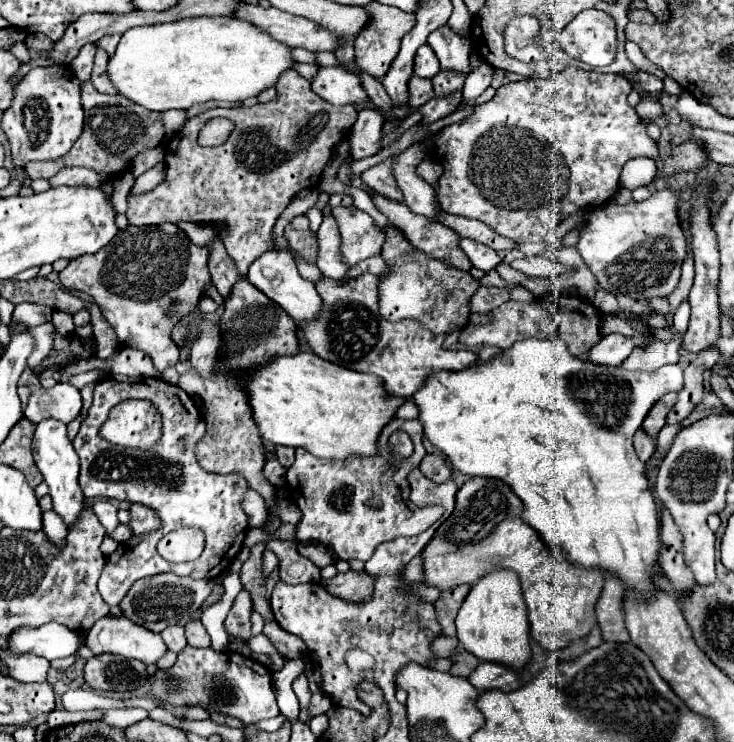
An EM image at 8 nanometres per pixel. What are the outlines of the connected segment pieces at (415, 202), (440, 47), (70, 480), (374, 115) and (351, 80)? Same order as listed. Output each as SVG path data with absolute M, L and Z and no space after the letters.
M421 142L413 144L405 152L401 152L393 164L393 174L397 186L405 196L405 204L415 212L423 214L437 222L437 204L435 204L435 188L417 176L415 168L425 158L425 146Z
M441 26L431 32L427 44L433 48L435 56L441 62L441 70L455 70L459 74L471 74L469 50L471 42L459 38L449 26Z
M59 420L39 422L35 430L35 438L33 438L33 456L35 456L37 468L41 470L49 486L49 494L53 498L53 510L63 518L67 528L71 528L79 520L85 508L85 494L81 492L81 486L79 486L79 456L67 438L67 426Z
M365 108L359 112L359 118L349 134L350 154L353 154L353 161L373 156L383 148L381 146L383 120L385 118L377 110Z
M319 68L315 80L311 82L311 88L315 94L319 94L321 98L335 106L343 104L355 106L369 102L369 96L361 86L359 76L343 68Z

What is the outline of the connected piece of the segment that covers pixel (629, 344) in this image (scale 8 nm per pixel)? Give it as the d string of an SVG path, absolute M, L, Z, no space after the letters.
M607 334L601 338L601 342L589 350L589 360L593 364L605 364L605 366L619 366L635 348L633 338L627 338L623 334Z

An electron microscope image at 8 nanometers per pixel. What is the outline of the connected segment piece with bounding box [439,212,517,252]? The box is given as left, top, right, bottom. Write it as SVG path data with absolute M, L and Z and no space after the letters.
M443 212L443 216L439 216L443 220L445 226L453 228L461 238L471 238L475 242L481 242L481 244L487 244L489 248L493 250L513 250L517 248L517 242L509 240L509 238L503 238L499 236L497 232L493 232L487 224L483 222L477 222L477 220L469 220L469 218L461 218L461 216L453 216L453 214L447 214Z

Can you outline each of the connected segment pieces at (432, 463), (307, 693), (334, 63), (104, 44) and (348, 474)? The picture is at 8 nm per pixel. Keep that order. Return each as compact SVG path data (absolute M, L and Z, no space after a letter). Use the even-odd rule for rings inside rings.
M427 454L419 468L433 482L447 482L451 478L451 468L449 468L447 460L439 454Z
M301 674L301 676L293 682L293 692L297 694L299 704L301 704L301 714L299 714L299 720L307 722L307 716L309 716L309 700L311 700L311 690L309 690L309 682L307 682L305 674Z
M316 52L317 62L322 67L343 67L331 52Z
M113 34L113 36L103 36L101 40L97 40L95 42L95 46L97 48L103 48L109 56L113 56L113 52L115 52L115 48L117 48L117 44L119 44L119 34Z
M393 418L381 432L379 454L375 458L349 458L343 462L315 458L313 454L297 448L293 466L287 470L287 484L293 490L297 506L303 512L303 518L297 526L299 542L317 542L327 548L333 548L335 556L341 560L357 558L367 562L373 556L377 544L393 540L399 536L417 536L425 532L435 520L445 512L441 506L417 508L409 500L409 482L407 474L415 468L421 458L427 454L423 448L423 428L417 420L399 420ZM397 430L403 430L413 440L415 452L407 460L401 458L393 462L393 452L389 446L389 436Z

